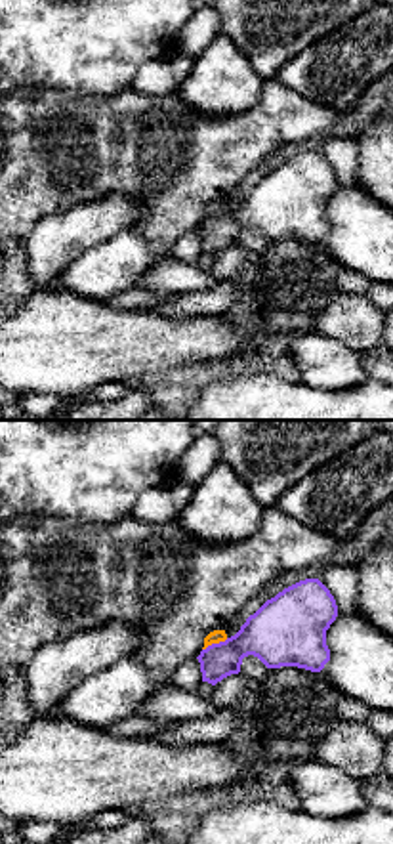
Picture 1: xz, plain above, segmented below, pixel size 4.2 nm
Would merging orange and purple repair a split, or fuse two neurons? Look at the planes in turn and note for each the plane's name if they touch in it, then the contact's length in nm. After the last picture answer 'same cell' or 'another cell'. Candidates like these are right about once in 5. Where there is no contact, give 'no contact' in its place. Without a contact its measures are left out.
xz | 120 nm

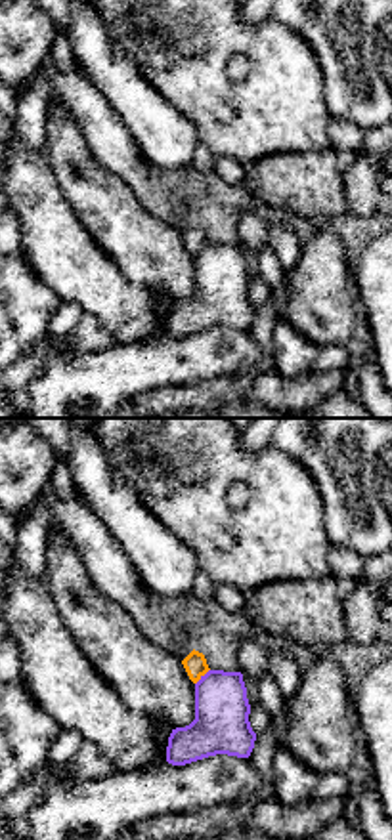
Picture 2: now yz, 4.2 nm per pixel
yz | 90 nm

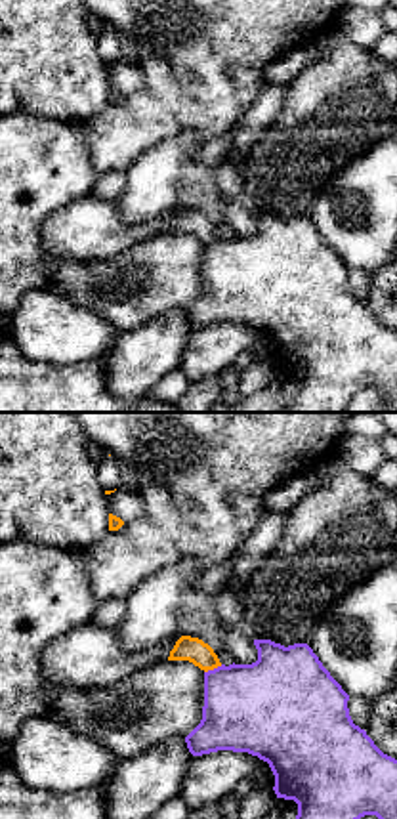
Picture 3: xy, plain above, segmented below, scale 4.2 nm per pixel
xy | 90 nm

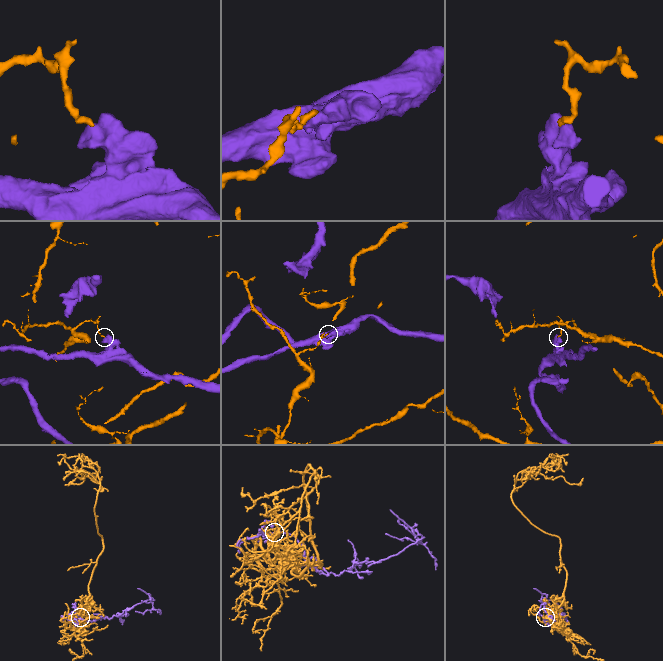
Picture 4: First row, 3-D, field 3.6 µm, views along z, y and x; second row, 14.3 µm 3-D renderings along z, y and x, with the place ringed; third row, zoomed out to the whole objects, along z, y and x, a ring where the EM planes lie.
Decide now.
another cell

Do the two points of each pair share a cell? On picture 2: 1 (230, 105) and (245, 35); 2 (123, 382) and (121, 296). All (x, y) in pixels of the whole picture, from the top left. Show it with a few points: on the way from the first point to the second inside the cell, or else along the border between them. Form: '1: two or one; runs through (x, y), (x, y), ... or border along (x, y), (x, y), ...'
1: one; runs through (247, 88), (257, 79), (257, 52)
2: two; border along (165, 333), (142, 342), (117, 344)

